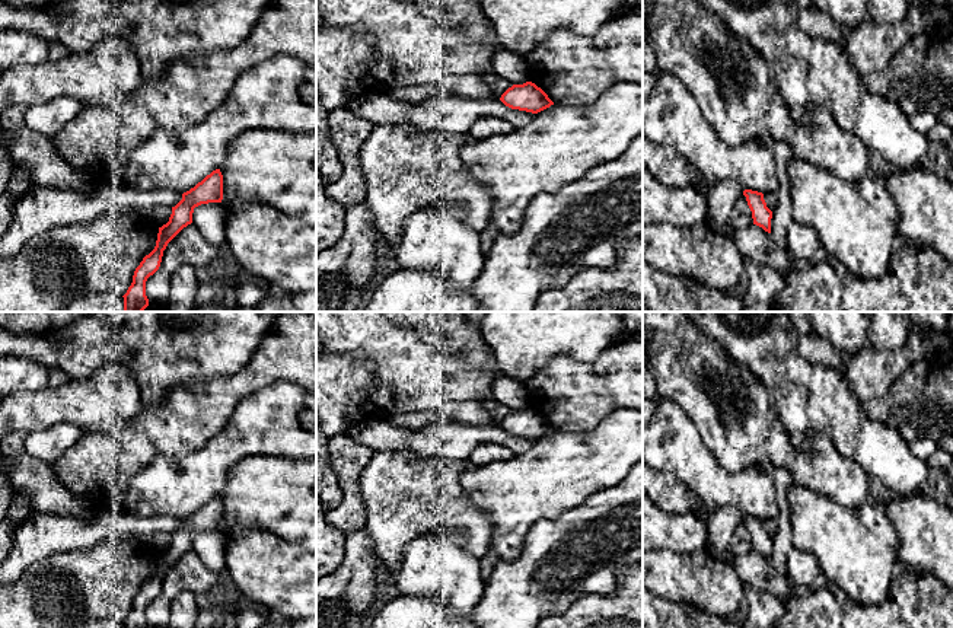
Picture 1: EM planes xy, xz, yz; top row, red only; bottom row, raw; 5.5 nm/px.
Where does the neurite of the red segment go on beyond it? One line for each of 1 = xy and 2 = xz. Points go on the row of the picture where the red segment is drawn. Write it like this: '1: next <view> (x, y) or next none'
1: next xy (159, 216)
2: next xz (499, 85)

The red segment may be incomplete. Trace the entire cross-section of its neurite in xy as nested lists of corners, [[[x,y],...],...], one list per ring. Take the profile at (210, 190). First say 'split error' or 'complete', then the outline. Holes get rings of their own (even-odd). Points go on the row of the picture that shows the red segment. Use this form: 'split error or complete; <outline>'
split error; [[[220,169],[213,170],[194,188],[182,194],[175,207],[157,205],[146,211],[147,220],[159,227],[154,249],[143,258],[136,268],[133,283],[124,297],[122,312],[143,312],[149,306],[146,281],[153,275],[162,262],[168,243],[188,224],[192,223],[194,208],[201,204],[221,203],[223,175]]]

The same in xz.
split error; [[[485,74],[484,79],[493,90],[491,99],[500,99],[511,109],[538,114],[554,105],[548,95],[532,82],[513,85],[497,74]]]

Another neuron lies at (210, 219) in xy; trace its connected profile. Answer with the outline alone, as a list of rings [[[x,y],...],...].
[[[220,203],[201,204],[194,208],[192,224],[203,238],[226,252],[226,207]]]

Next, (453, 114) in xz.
[[[377,90],[348,103],[347,109],[374,125],[408,124],[423,131],[442,128],[456,134],[468,133],[484,115],[503,117],[516,128],[528,125],[535,117],[511,109],[500,99],[471,101],[447,95],[409,103]]]

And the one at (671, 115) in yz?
[[[659,73],[653,92],[643,102],[643,133],[685,157],[699,175],[695,189],[705,195],[724,179],[734,181],[743,191],[765,194],[784,189],[775,172],[772,136],[764,131],[737,147],[727,146],[673,74]]]

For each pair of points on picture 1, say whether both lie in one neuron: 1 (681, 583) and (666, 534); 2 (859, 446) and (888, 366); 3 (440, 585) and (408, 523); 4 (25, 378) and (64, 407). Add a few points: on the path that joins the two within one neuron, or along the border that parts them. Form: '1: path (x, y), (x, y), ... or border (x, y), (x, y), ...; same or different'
1: border (657, 548), (666, 548), (682, 555), (704, 551); different
2: border (844, 370), (845, 379), (860, 402); different
3: border (449, 529), (413, 538), (402, 551), (399, 568); different
4: border (48, 386), (40, 391), (18, 391), (15, 394); different

